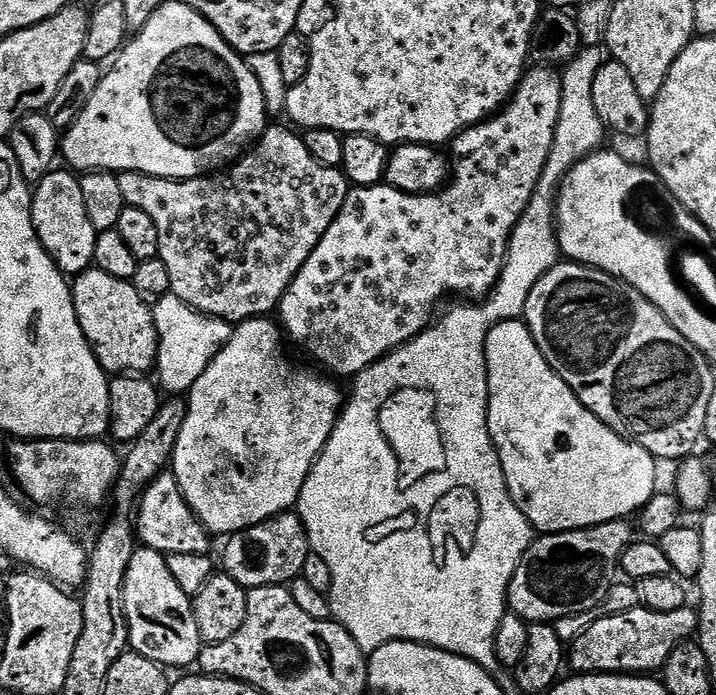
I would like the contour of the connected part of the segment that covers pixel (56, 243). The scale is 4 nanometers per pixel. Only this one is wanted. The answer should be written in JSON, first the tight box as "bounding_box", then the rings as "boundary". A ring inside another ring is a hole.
{"bounding_box":[32,170,98,278],"boundary":[[[53,170],[45,174],[40,179],[39,184],[35,185],[32,192],[32,225],[40,239],[40,245],[43,246],[50,254],[50,258],[65,277],[75,278],[81,272],[87,272],[94,264],[94,246],[98,235],[94,222],[86,215],[86,201],[82,199],[82,186],[80,185],[80,176],[73,174],[71,171]]]}

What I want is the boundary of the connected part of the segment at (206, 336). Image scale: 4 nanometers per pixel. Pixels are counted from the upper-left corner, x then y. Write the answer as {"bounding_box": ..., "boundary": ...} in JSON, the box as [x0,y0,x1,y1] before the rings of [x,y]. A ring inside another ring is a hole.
{"bounding_box":[152,298,233,394],"boundary":[[[175,298],[161,300],[152,317],[160,334],[160,347],[156,355],[159,387],[168,394],[187,394],[192,391],[194,382],[202,378],[206,366],[210,366],[212,359],[224,349],[232,336],[233,325],[217,316],[203,316],[201,312],[186,306],[186,302]]]}

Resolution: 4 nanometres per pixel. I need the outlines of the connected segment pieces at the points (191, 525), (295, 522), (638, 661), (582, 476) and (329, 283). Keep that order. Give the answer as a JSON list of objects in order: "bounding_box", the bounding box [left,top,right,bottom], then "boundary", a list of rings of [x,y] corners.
[{"bounding_box":[134,471,214,557],"boundary":[[[171,471],[161,472],[158,479],[144,491],[143,496],[140,497],[134,523],[139,543],[145,548],[153,548],[155,552],[163,552],[165,557],[174,554],[206,556],[213,551],[211,549],[214,543],[213,537],[186,502],[176,477]]]},{"bounding_box":[223,510,310,589],"boundary":[[[292,510],[280,512],[274,518],[262,522],[258,526],[227,537],[225,544],[228,545],[224,548],[223,571],[227,572],[230,578],[234,578],[234,582],[238,582],[242,587],[247,589],[261,588],[262,586],[270,586],[271,584],[279,584],[281,586],[291,585],[292,581],[303,573],[304,563],[310,555],[306,526],[302,522],[300,515]]]},{"bounding_box":[566,606,698,676],"boundary":[[[637,606],[625,612],[600,614],[578,634],[578,638],[570,641],[566,664],[581,676],[595,676],[598,672],[656,674],[663,669],[668,655],[697,632],[698,612],[691,606],[665,612]]]},{"bounding_box":[488,319,658,533],"boundary":[[[523,319],[493,324],[488,341],[488,429],[506,478],[510,498],[537,533],[569,532],[622,520],[639,510],[657,491],[658,461],[645,448],[607,428],[546,362]]]},{"bounding_box":[278,66,562,378],"boundary":[[[552,66],[529,67],[511,100],[496,115],[489,116],[481,124],[476,124],[473,128],[467,128],[464,132],[458,133],[450,142],[450,149],[452,148],[452,152],[450,151],[450,179],[439,192],[427,192],[424,196],[411,196],[408,192],[389,188],[383,183],[375,184],[369,188],[349,187],[346,202],[342,202],[342,210],[338,210],[338,218],[334,218],[334,222],[330,222],[330,230],[326,230],[326,234],[322,234],[318,246],[314,246],[310,258],[306,258],[302,270],[298,270],[294,282],[280,300],[278,320],[287,339],[291,343],[293,340],[298,347],[305,348],[321,364],[321,366],[319,365],[321,369],[329,368],[329,370],[324,370],[331,373],[333,377],[349,376],[349,378],[355,378],[366,371],[371,364],[375,364],[376,361],[381,360],[383,356],[387,356],[394,349],[407,344],[419,332],[423,332],[429,324],[433,323],[434,316],[431,316],[431,312],[435,310],[436,303],[443,296],[448,296],[451,292],[461,292],[464,295],[461,297],[464,298],[487,296],[498,282],[504,269],[504,262],[508,259],[508,243],[512,237],[512,231],[519,226],[526,206],[534,199],[534,190],[542,178],[542,170],[548,164],[550,146],[554,146],[558,114],[562,110],[560,77],[561,73]]]}]

